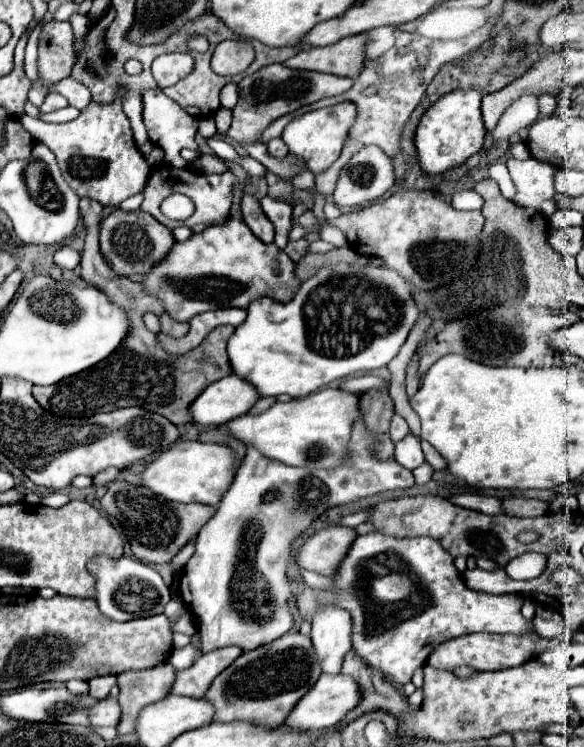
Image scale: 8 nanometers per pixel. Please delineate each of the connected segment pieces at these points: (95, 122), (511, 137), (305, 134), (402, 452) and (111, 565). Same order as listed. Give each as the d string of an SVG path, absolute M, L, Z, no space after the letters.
M94 100L80 112L80 116L72 122L66 124L46 124L38 118L32 118L24 112L24 116L20 116L24 128L40 142L44 142L58 160L60 172L64 176L64 180L68 182L68 186L82 198L92 198L98 200L102 206L118 206L122 200L138 194L150 174L150 166L146 164L146 160L142 158L140 150L136 148L136 142L132 138L132 128L130 128L130 120L124 116L122 106L120 104L96 104Z
M520 96L500 118L494 130L490 130L490 142L516 142L520 128L532 126L538 120L538 98Z
M342 102L336 106L312 110L312 112L306 112L302 116L294 118L284 128L282 140L286 142L286 138L290 138L290 142L286 142L290 148L290 154L302 158L308 164L308 168L314 174L318 174L318 172L324 172L340 156L354 120L356 120L356 106L352 102Z
M408 434L404 440L396 442L394 458L396 458L398 464L402 464L408 470L418 468L424 462L424 454L422 454L422 448L420 448L420 440L416 436Z
M98 554L88 562L88 572L96 578L96 602L100 612L116 622L162 614L164 606L170 602L170 590L162 576L136 558L110 558L106 554Z

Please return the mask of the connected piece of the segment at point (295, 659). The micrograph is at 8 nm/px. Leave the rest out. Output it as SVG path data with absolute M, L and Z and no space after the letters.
M288 632L274 640L272 644L244 652L234 664L230 664L212 682L206 698L216 706L214 722L234 722L250 720L270 728L280 726L288 712L292 712L296 700L316 684L320 678L320 662L312 648L310 636L300 632Z

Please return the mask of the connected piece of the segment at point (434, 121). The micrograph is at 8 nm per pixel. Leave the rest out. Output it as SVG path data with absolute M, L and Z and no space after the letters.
M458 88L440 96L420 118L414 144L418 152L418 164L428 176L444 174L446 170L464 164L472 154L480 152L484 146L484 122L480 114L482 94L472 88Z

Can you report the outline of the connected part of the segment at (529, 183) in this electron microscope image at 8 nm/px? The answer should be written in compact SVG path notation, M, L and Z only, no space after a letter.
M508 158L506 162L512 182L516 186L514 204L522 208L540 208L544 200L554 198L554 166L540 162L536 158L516 160Z

